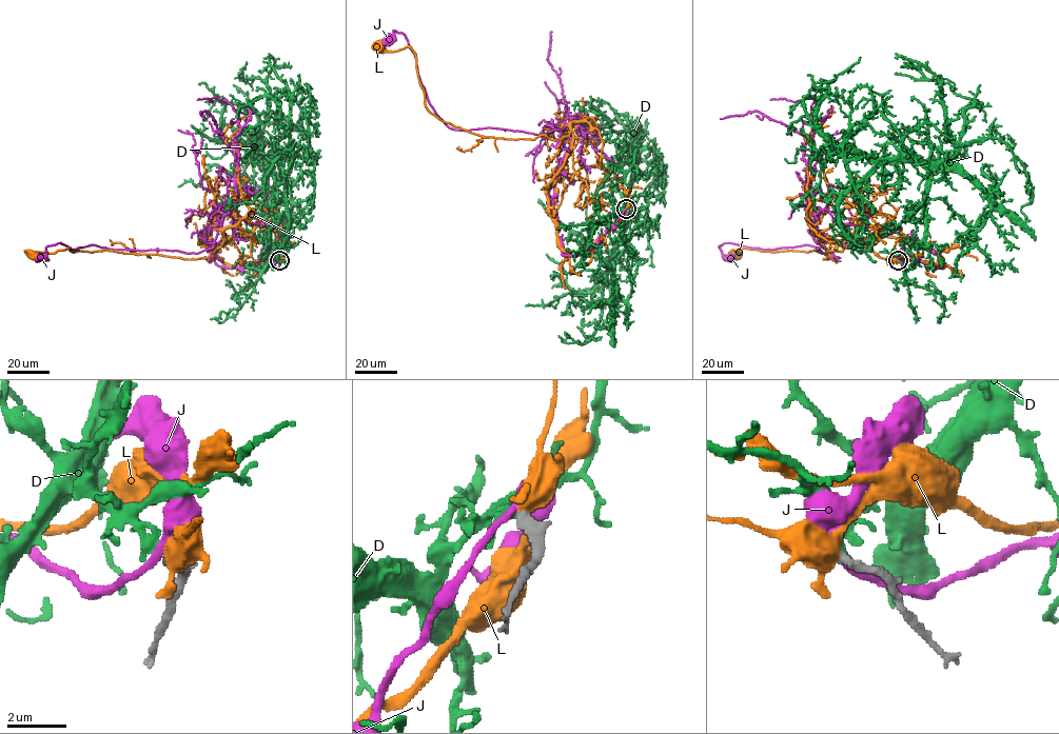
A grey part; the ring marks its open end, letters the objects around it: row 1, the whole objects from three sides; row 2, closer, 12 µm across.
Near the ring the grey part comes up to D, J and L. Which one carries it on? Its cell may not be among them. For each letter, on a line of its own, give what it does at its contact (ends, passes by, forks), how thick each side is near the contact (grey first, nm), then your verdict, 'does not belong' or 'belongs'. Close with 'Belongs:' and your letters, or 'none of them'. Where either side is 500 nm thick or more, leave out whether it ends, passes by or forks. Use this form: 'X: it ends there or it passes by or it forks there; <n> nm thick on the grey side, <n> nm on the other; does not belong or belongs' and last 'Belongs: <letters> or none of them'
D: it ends there; 400 nm thick on the grey side, 280 nm on the other; belongs
J: it passes by; 380 nm thick on the grey side, 240 nm on the other; does not belong
L: it forks there; 400 nm thick on the grey side, 400 nm on the other; does not belong
Belongs: D

